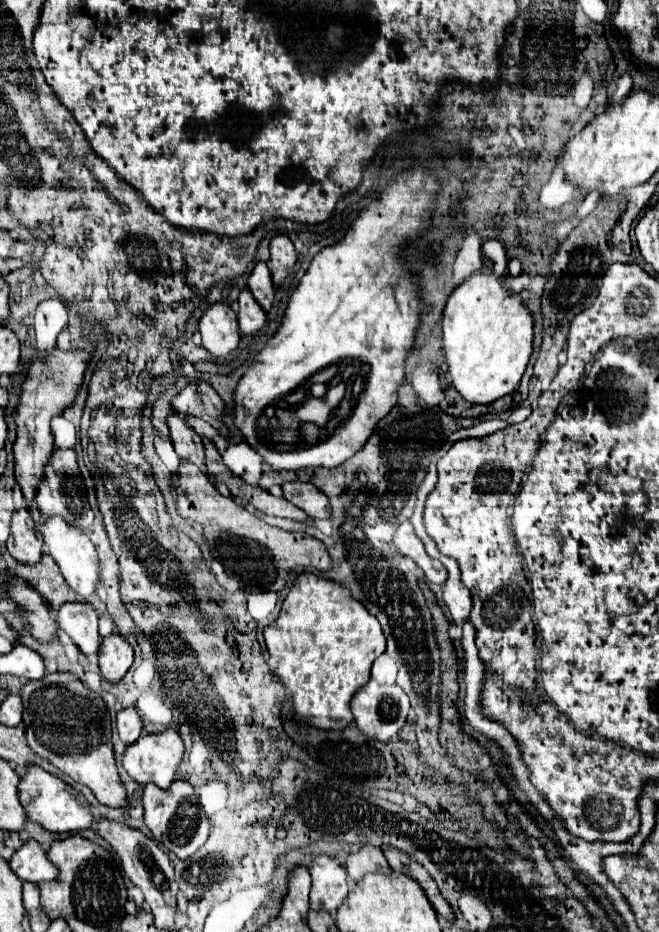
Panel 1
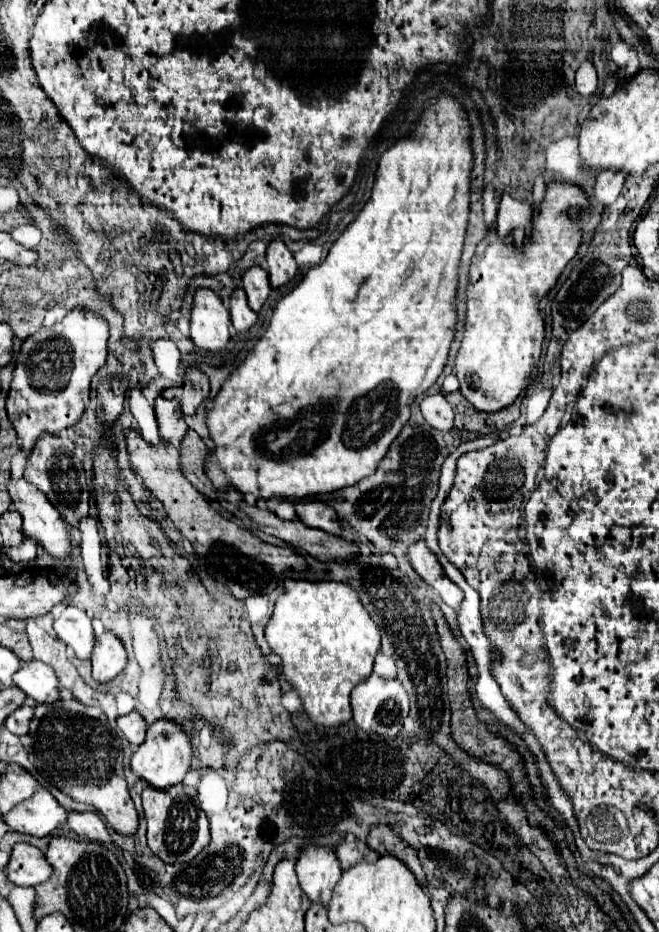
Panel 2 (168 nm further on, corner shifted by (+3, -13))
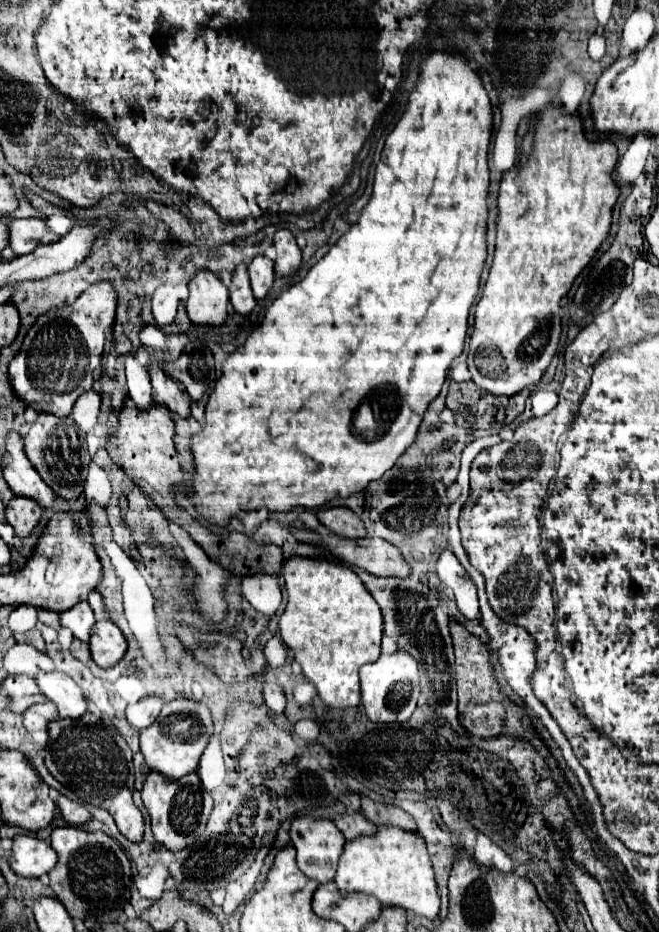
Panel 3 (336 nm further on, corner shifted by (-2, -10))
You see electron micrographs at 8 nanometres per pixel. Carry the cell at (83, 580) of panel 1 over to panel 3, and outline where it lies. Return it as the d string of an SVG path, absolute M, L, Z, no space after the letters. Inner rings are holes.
M10 431L6 435L6 453L2 457L2 471L6 483L16 495L32 497L38 503L42 503L44 509L50 509L54 505L54 491L42 481L42 477L38 477L36 469L30 465L28 457L24 455L22 437L16 431Z

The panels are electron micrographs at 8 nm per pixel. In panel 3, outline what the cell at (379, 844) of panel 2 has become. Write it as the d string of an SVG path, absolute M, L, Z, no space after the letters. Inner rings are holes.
M362 795L362 813L374 825L396 825L406 831L416 831L416 821L404 809L400 809L396 805L376 803L376 801Z

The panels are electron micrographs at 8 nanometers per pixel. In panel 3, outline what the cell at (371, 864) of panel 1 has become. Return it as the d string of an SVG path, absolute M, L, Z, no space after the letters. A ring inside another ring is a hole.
M360 811L338 815L334 819L334 823L338 825L338 829L344 833L344 837L348 841L358 835L374 835L376 833L376 825L370 825L370 821L366 821L366 817Z

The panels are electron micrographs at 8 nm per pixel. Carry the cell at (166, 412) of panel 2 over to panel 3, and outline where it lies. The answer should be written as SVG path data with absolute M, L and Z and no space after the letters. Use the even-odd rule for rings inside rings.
M148 363L148 373L150 373L150 383L152 383L152 397L156 403L164 403L172 413L180 417L190 417L190 397L178 381L174 381L170 375L162 371L158 363Z

